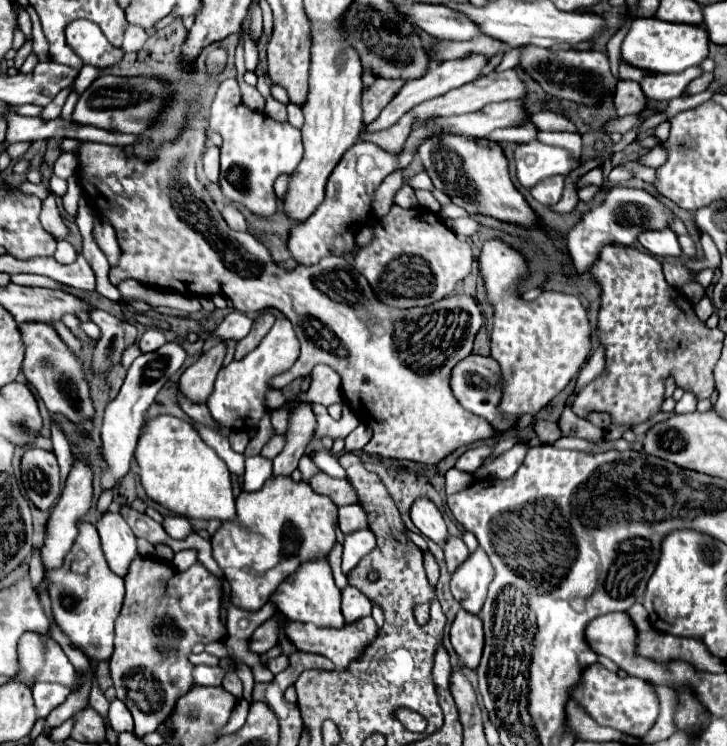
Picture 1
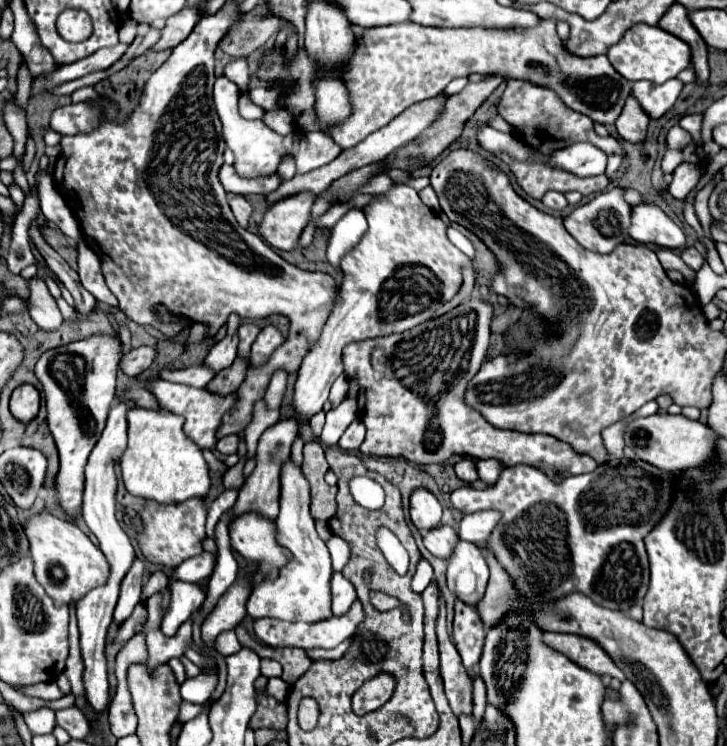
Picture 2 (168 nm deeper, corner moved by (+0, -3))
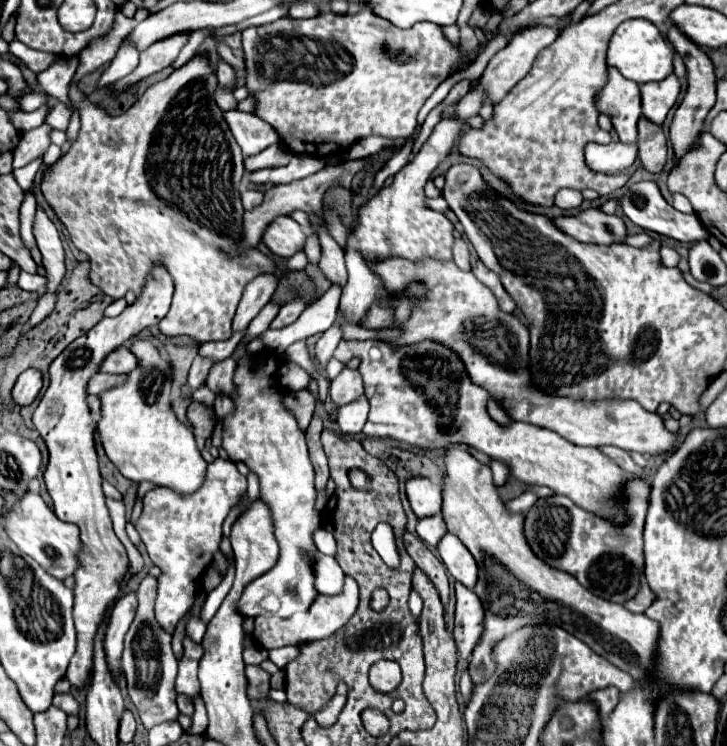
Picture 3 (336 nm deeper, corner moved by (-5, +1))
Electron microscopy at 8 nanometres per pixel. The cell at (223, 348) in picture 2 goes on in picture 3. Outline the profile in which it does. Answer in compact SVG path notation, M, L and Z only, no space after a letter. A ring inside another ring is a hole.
M261 274L247 284L233 318L233 332L241 332L249 326L249 322L259 314L259 310L271 300L275 288L277 288L277 278L273 274Z

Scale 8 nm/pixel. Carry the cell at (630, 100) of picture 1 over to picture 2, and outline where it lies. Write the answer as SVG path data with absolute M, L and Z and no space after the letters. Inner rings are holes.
M630 96L626 100L626 106L624 106L618 122L616 122L616 130L622 140L642 146L646 142L648 122L650 122L650 118L646 118L646 114L642 114L642 108L638 106L636 98Z

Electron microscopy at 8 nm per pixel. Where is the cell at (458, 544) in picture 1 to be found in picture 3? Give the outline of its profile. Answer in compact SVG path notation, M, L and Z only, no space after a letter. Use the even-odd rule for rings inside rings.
M441 514L429 516L429 518L421 518L417 524L417 536L427 544L427 546L437 546L439 538L443 538L443 534L447 534L447 524L443 522Z

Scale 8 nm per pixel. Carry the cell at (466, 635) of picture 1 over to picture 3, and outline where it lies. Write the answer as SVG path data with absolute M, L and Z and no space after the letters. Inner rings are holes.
M459 582L455 584L455 596L457 596L457 606L455 606L453 638L459 656L463 660L469 660L483 634L483 606L477 594Z

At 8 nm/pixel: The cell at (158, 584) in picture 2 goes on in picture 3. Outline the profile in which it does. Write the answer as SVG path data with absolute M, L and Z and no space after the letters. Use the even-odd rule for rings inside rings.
M147 576L139 590L139 606L137 606L137 616L125 636L125 648L121 656L121 670L125 672L127 678L127 690L137 706L139 718L143 726L149 730L159 724L159 718L169 718L177 720L179 718L179 708L175 704L175 678L177 678L177 660L171 650L171 634L167 634L157 622L155 622L155 586L157 578Z

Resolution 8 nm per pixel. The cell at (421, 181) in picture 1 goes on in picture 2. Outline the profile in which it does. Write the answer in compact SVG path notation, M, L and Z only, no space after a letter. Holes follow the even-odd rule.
M386 174L374 176L366 186L356 190L356 194L384 194L392 186L392 180Z

